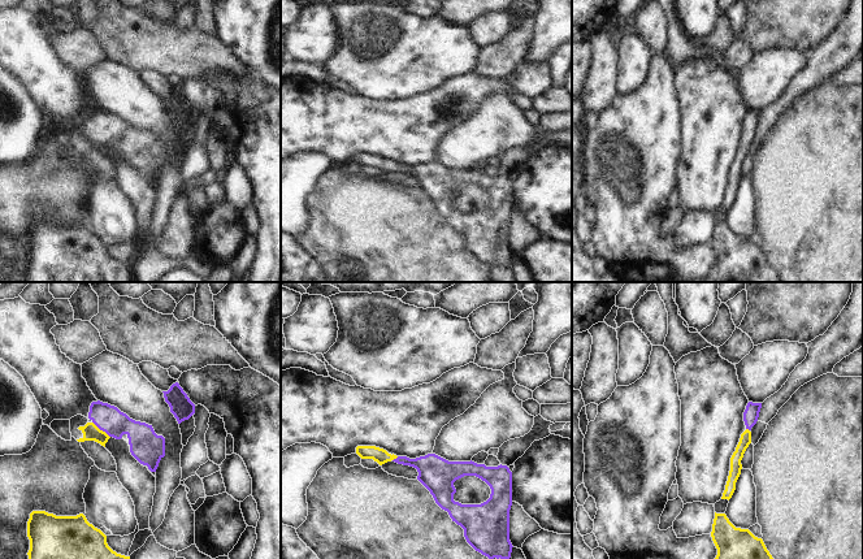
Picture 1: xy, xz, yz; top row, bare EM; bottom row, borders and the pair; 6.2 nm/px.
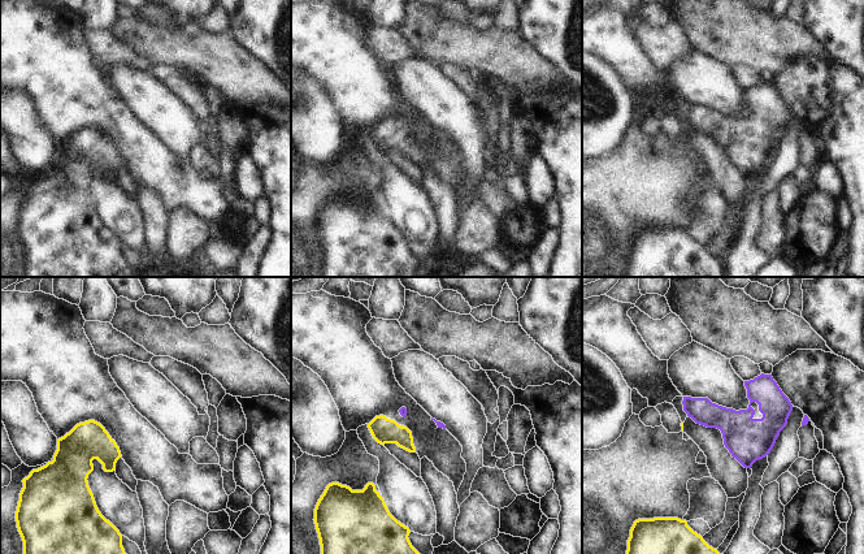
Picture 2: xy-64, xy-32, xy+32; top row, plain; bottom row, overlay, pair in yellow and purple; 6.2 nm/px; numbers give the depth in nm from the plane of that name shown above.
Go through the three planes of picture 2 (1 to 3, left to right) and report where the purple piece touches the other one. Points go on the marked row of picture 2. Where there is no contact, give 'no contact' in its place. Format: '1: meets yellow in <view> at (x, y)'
1: no contact
2: no contact
3: no contact

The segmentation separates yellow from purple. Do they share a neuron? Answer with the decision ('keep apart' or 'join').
join

